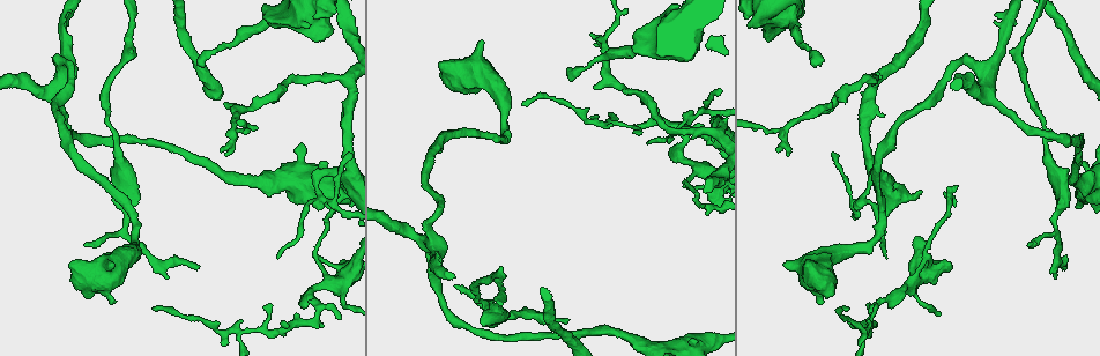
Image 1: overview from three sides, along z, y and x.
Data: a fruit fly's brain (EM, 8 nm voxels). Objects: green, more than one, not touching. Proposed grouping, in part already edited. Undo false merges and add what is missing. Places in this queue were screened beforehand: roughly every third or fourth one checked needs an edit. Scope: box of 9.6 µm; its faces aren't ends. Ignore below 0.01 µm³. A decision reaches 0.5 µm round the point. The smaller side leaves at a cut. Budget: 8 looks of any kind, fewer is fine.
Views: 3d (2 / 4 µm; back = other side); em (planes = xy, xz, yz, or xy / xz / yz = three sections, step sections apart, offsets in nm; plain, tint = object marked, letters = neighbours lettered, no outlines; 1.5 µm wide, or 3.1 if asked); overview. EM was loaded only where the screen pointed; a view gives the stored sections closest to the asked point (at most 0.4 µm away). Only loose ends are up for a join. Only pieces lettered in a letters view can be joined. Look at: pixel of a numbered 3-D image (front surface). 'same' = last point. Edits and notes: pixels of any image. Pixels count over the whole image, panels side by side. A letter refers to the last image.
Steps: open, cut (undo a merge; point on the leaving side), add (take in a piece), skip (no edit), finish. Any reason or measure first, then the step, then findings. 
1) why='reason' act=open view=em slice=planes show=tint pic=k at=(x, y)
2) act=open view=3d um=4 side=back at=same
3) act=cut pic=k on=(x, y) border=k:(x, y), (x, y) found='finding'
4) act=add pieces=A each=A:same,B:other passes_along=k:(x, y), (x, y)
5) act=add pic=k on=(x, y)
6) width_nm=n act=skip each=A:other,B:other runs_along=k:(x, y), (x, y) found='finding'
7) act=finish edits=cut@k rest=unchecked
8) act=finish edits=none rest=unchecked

why='sharp bend' act=open view=em slice=planes show=letters pic=1 at=(319, 315)

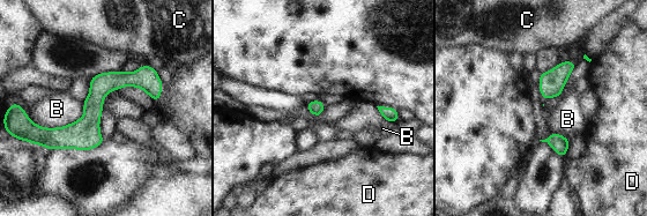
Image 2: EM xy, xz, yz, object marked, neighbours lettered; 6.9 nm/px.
act=skip each=B:other,C:other,D:other found='continuous, no second neuron'

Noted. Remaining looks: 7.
why='thin end' act=open view=3d um=4 pic=1 at=(886, 256)

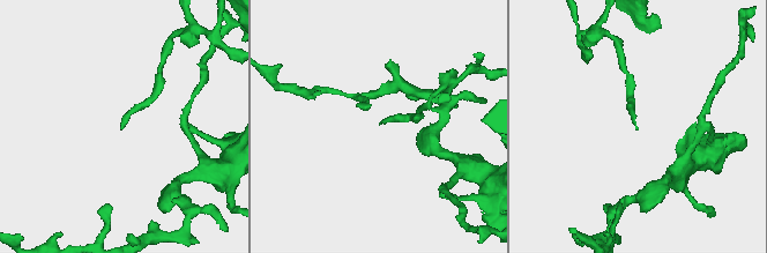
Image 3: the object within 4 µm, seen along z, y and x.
act=open view=em slice=planes show=letters pic=3 at=(381, 123)

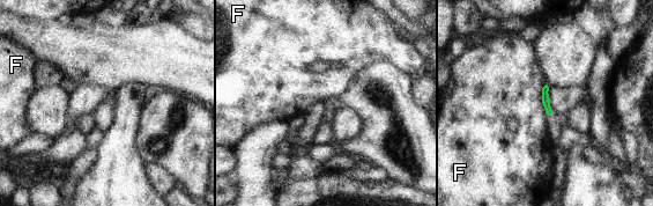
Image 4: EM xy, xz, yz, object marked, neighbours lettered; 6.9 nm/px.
longest_contact=F:220nm act=skip each=F:other border=4:(544, 85), (542, 105), (549, 116) found='none of them fits'

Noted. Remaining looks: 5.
act=open view=em slice=planes show=plain pic=1 at=(767, 38)

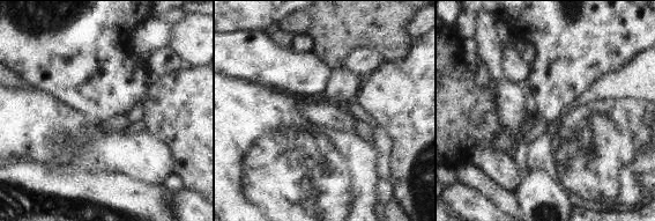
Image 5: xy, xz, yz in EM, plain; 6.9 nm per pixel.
act=open view=em slice=planes show=letters at=same

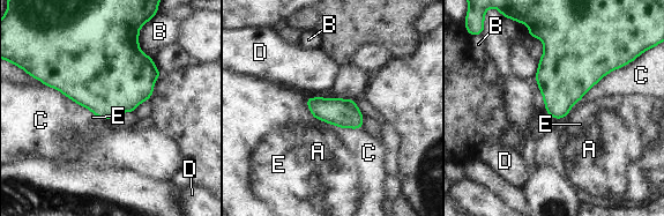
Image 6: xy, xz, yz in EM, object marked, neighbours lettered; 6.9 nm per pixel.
longest_contact=C:400nm act=skip each=A:other,B:other,C:other,D:other,E:other found='none of them fits'

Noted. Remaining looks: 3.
act=finish edits=none rest=unchecked

